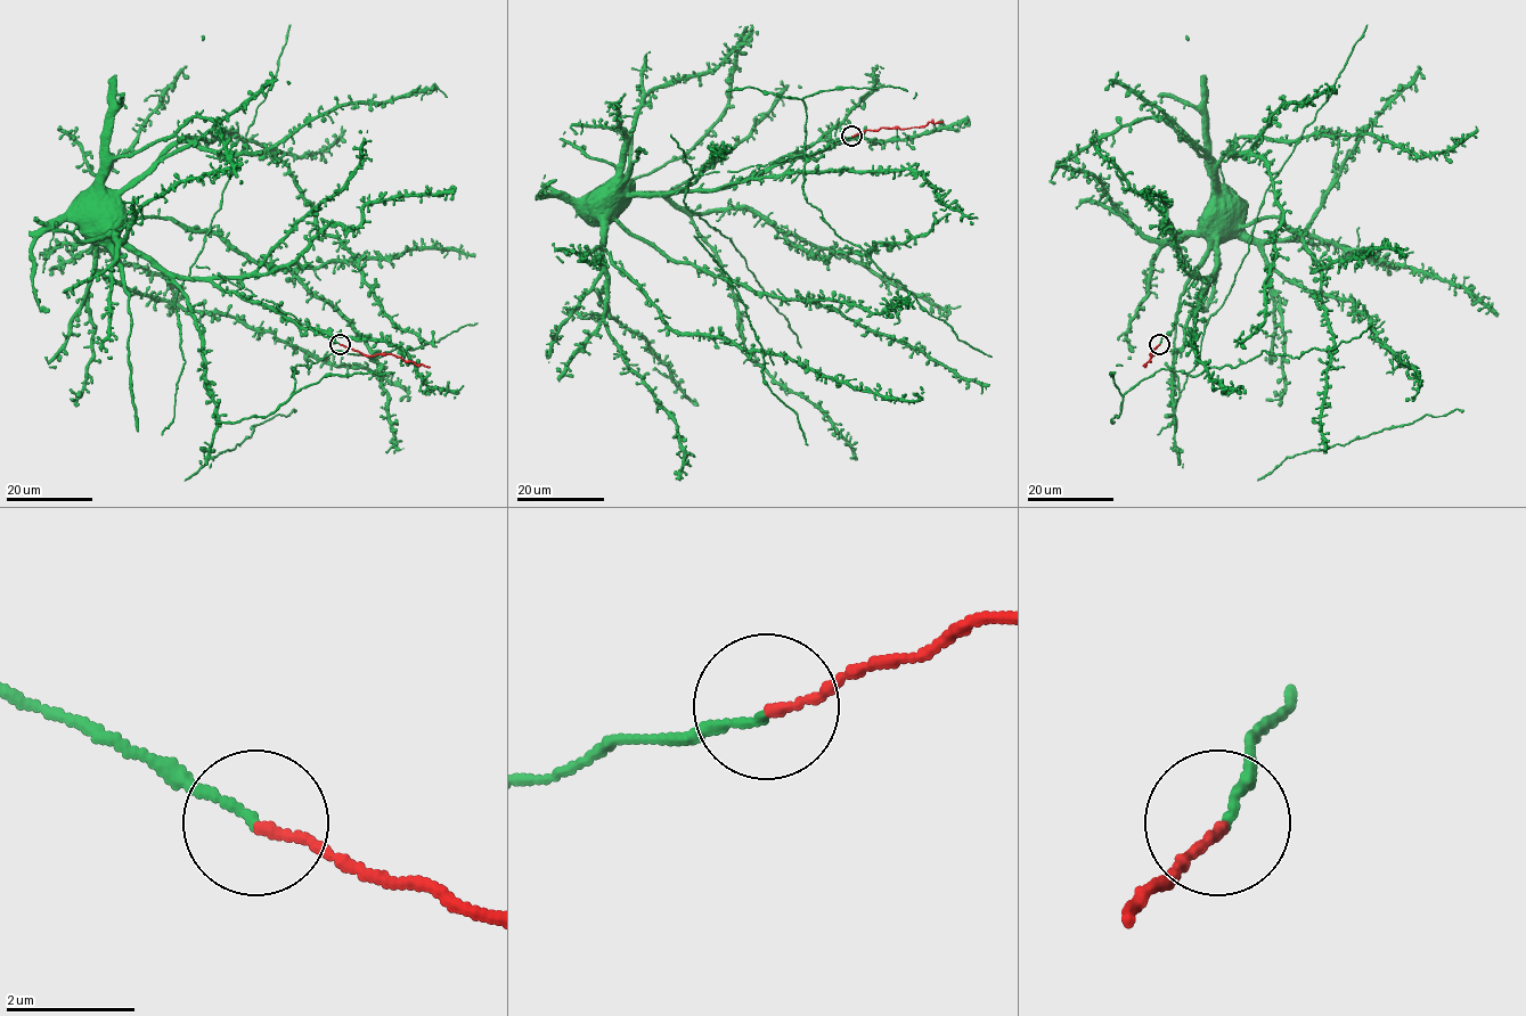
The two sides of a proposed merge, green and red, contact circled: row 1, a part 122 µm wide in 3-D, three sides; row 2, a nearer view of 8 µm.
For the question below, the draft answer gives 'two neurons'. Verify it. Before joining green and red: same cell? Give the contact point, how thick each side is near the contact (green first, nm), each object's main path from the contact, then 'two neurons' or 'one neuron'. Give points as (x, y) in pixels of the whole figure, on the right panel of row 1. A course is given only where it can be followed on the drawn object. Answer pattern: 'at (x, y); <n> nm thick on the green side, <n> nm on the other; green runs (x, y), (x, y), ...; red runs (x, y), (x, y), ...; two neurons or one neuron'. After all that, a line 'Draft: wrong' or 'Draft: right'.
at (1159, 344); 130 nm thick on the green side, 140 nm on the other; green runs (1160, 344), (1177, 322), (1181, 303), (1197, 306), (1213, 278), (1217, 227), (1226, 219), (1222, 206); red runs (1159, 344), (1144, 367); one neuron
Draft: wrong

